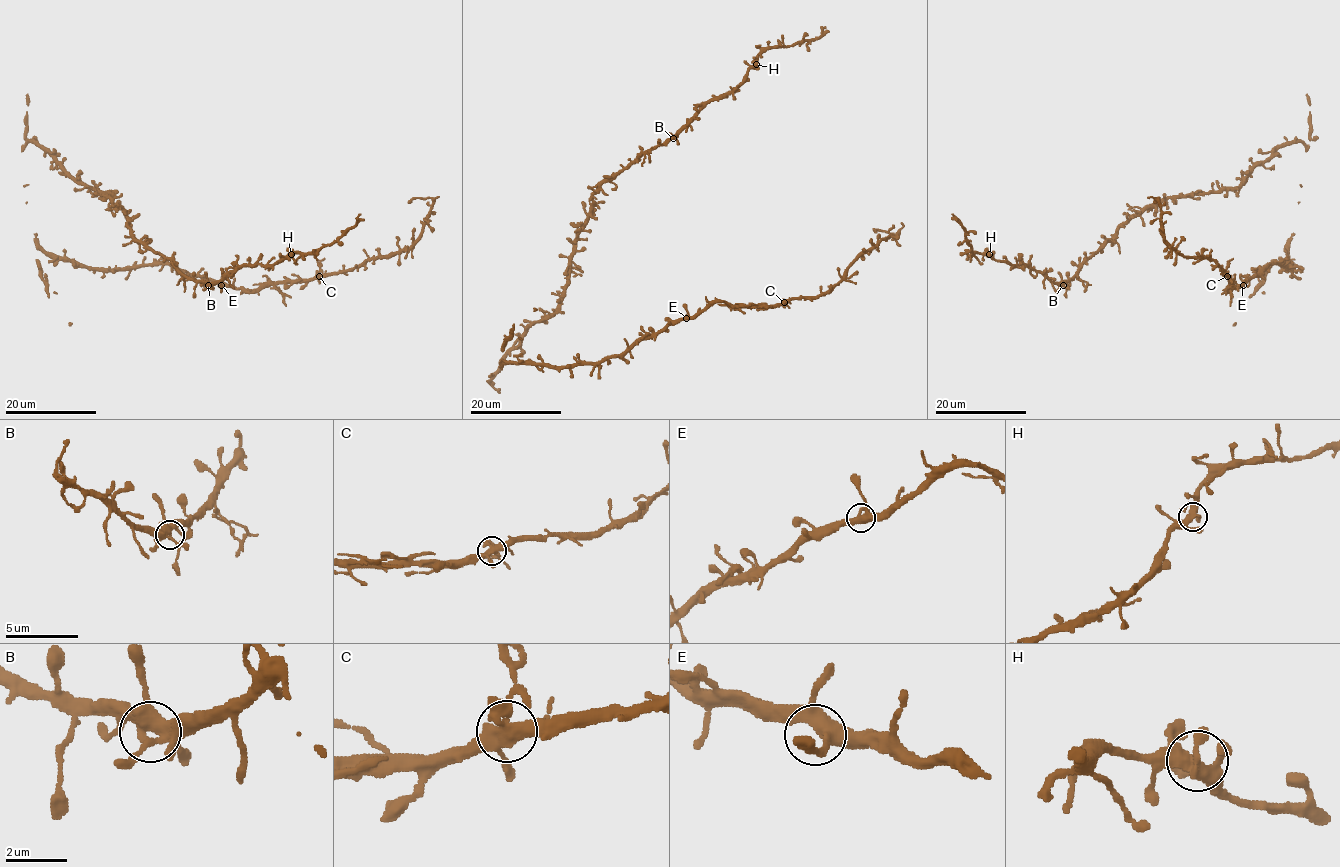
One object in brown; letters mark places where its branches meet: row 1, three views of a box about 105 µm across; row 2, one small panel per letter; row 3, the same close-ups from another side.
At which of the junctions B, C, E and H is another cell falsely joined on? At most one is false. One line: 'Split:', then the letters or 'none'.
Split: none

